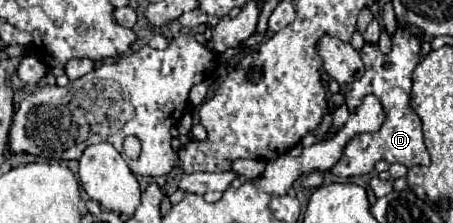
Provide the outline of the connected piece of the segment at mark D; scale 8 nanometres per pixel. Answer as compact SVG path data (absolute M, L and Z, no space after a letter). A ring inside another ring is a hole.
M397 29L391 35L391 53L383 55L377 47L377 43L367 43L361 47L361 57L365 61L365 75L359 81L345 83L341 85L341 93L345 95L345 105L349 113L353 113L361 103L365 95L375 95L385 111L385 121L379 131L375 133L361 133L355 135L343 149L341 159L329 169L329 173L337 177L355 177L355 175L367 175L373 171L377 161L387 161L387 163L403 163L405 167L413 165L427 165L429 163L429 153L423 143L423 133L421 133L421 119L409 105L409 95L412 88L412 74L415 65L421 59L421 41L413 35L409 35L403 29Z

